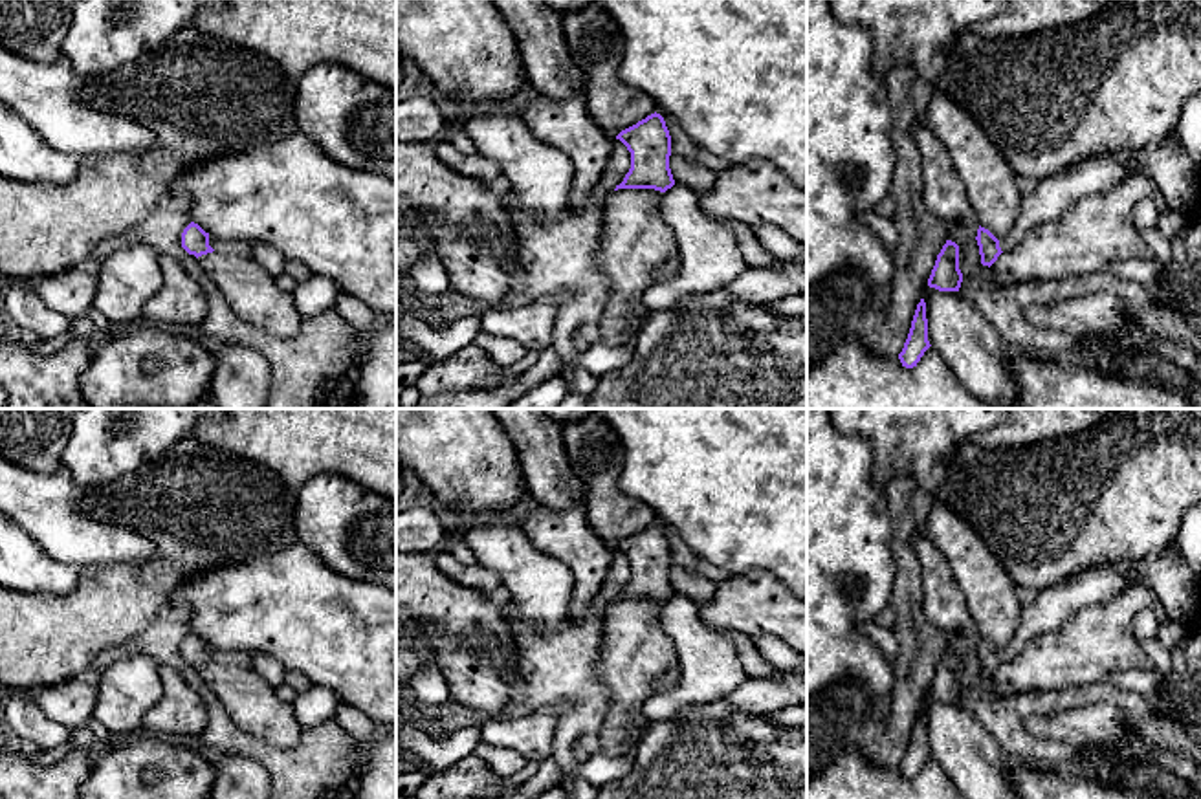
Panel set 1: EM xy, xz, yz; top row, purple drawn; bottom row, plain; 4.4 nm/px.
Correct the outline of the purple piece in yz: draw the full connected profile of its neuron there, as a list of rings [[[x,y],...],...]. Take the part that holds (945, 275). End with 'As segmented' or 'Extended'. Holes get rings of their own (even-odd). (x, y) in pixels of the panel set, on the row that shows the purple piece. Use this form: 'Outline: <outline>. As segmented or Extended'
Outline: [[[946,240],[937,255],[928,286],[939,291],[959,291],[961,282],[963,273],[959,269],[959,246],[952,240]]]. As segmented

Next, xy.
Outline: [[[191,222],[182,233],[182,247],[196,258],[213,251],[229,255],[249,255],[251,246],[242,240],[216,238]]]. Extended

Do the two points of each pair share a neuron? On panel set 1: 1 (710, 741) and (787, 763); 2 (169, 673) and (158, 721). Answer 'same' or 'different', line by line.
1: same
2: same

